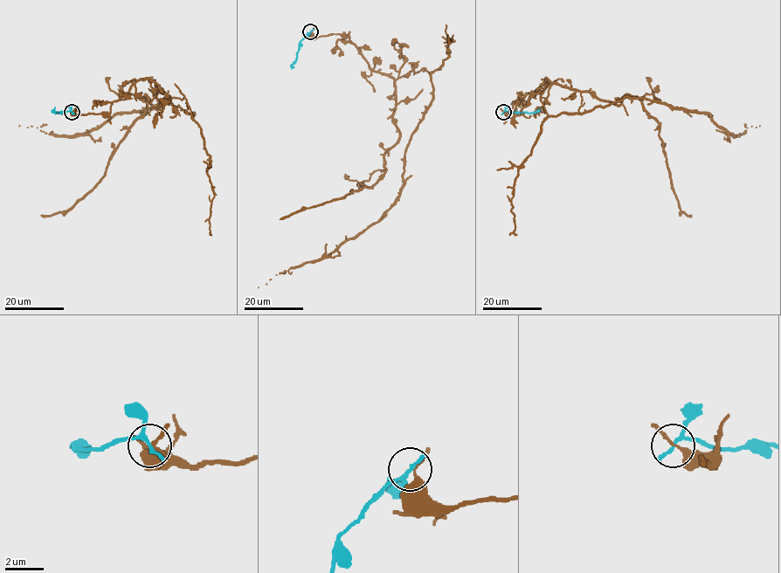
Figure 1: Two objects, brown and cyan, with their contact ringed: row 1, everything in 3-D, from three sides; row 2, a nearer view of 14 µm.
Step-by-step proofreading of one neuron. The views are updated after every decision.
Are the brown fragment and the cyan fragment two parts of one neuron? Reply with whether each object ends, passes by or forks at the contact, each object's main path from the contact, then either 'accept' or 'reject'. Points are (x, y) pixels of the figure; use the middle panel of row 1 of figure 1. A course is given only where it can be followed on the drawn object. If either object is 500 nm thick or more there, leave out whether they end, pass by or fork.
brown passes by; cyan passes by; course brown (311, 31), (348, 36), (371, 69), (393, 79), (392, 122), (407, 144), (403, 187), (359, 234), (258, 287); course cyan (311, 31), (300, 41), (293, 66); reject

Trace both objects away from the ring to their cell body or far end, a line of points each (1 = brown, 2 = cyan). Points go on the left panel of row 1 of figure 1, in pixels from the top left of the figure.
1: (72, 112), (108, 113), (141, 79), (169, 102), (117, 112), (78, 135), (18, 126)
2: (72, 112), (56, 113), (55, 107)

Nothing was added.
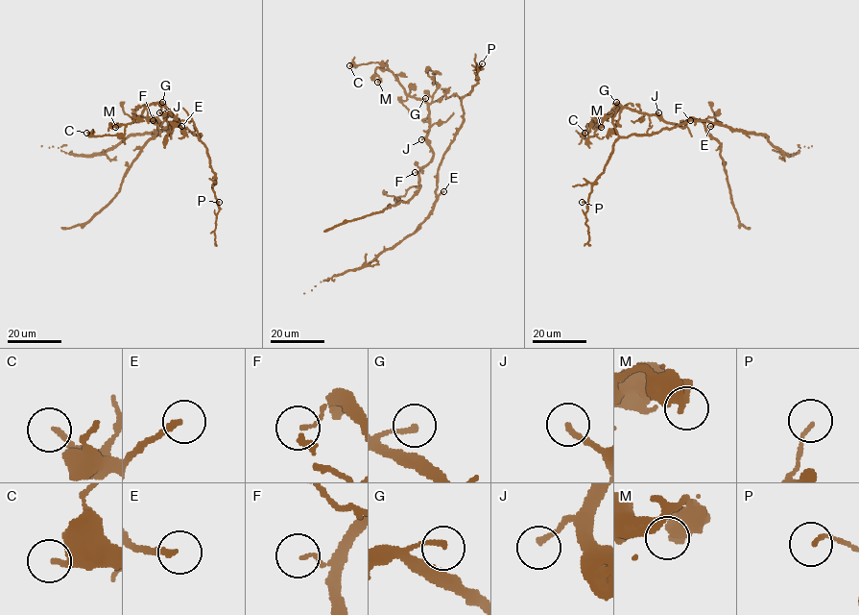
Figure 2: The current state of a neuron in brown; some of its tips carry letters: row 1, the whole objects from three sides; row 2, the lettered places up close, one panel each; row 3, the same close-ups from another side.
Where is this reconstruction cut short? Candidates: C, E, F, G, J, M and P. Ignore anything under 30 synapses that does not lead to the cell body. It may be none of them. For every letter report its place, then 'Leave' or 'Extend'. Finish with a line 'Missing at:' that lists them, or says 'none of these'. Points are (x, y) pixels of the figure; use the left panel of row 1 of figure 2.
C: Place: (86, 133). Leave
E: Place: (181, 126). Leave
F: Place: (153, 120). Leave
G: Place: (162, 102). Leave
J: Place: (159, 112). Extend
M: Place: (115, 127). Leave
P: Place: (219, 202). Leave
Missing at: J

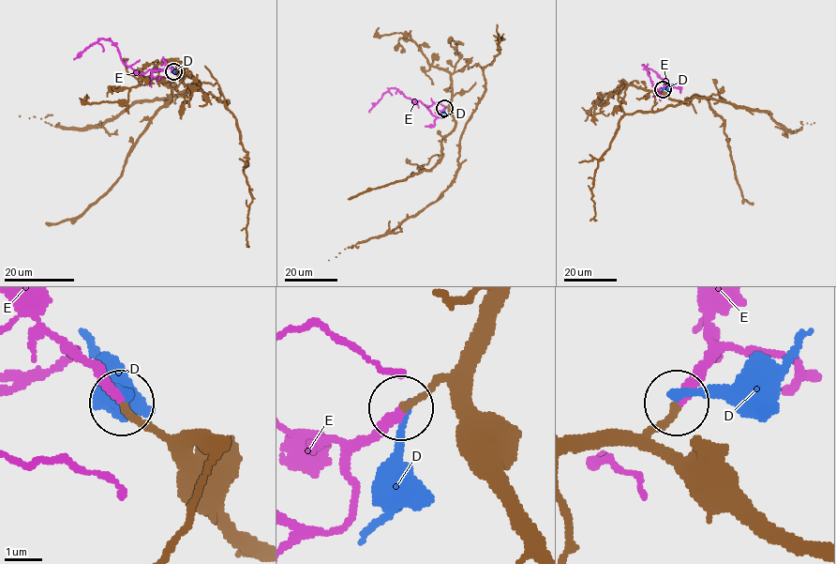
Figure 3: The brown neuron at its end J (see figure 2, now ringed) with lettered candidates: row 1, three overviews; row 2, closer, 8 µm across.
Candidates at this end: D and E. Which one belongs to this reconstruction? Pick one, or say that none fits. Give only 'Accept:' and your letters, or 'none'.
Accept: E

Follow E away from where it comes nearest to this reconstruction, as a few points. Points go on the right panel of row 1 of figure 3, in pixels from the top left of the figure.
E: (663, 89), (666, 85), (671, 86), (655, 91), (642, 65), (666, 80)

